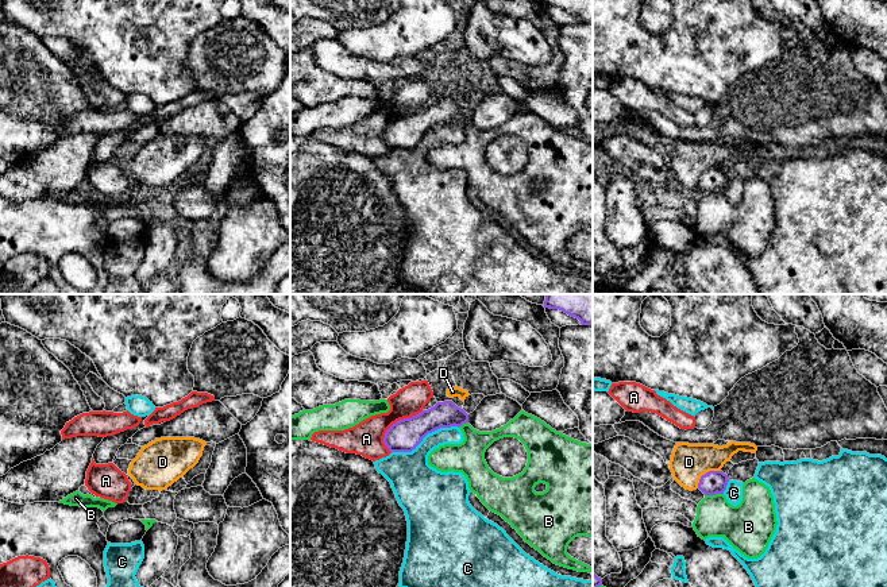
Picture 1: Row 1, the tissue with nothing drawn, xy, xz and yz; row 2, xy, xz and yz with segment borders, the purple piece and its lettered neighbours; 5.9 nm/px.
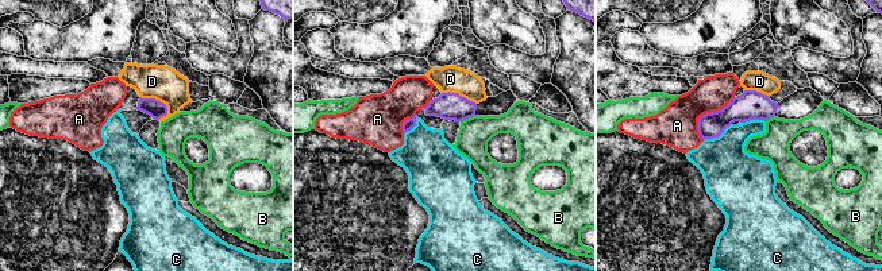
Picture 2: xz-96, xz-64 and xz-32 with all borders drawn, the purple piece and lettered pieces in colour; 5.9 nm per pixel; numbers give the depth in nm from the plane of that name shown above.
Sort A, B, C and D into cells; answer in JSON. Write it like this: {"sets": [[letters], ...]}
{"sets": [["A"], ["B"], ["C"], ["D"]]}

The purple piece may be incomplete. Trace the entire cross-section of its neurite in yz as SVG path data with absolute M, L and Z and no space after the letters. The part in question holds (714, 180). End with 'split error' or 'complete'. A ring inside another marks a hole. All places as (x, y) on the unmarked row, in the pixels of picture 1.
M709 169L701 174L698 186L705 193L724 192L728 184L728 173L722 169Z; complete

